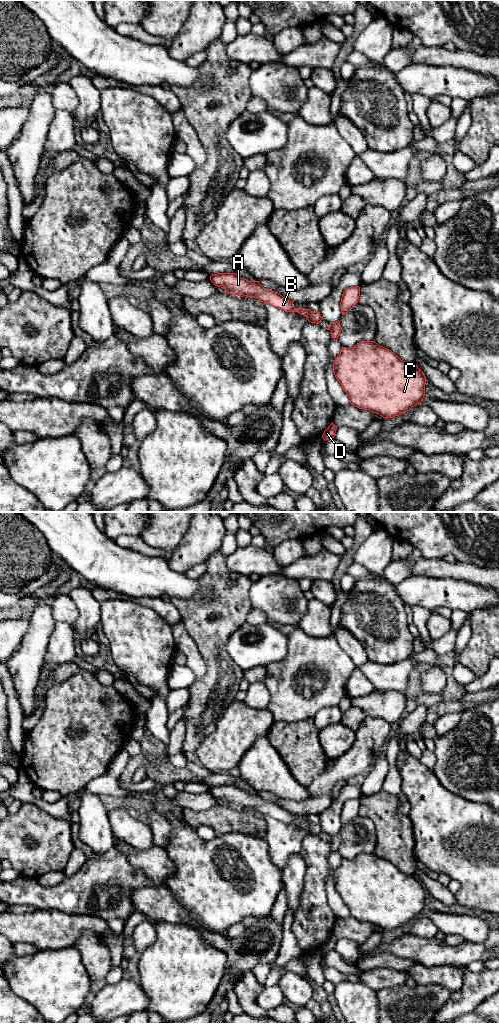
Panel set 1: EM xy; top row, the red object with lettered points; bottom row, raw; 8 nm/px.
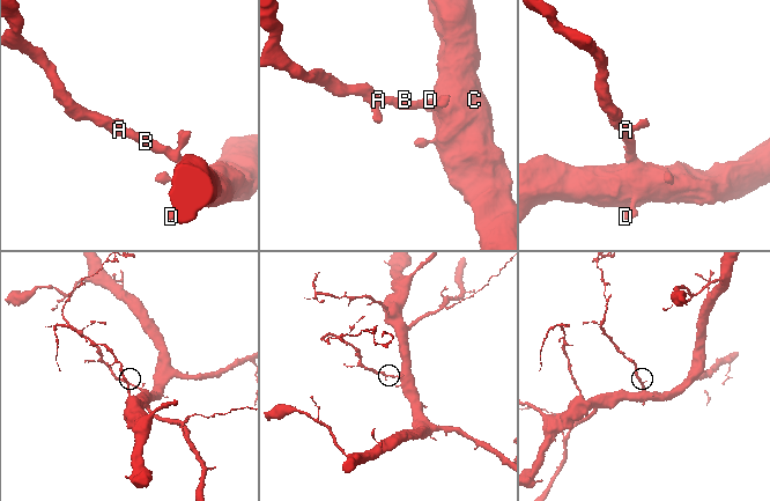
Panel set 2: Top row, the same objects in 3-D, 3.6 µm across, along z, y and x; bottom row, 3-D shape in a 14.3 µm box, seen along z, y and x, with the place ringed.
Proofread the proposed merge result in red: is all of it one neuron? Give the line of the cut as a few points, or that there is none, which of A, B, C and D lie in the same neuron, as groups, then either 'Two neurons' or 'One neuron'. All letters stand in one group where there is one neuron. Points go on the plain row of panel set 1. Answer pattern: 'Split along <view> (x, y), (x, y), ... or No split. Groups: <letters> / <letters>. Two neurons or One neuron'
No split. Groups: A B C D. One neuron

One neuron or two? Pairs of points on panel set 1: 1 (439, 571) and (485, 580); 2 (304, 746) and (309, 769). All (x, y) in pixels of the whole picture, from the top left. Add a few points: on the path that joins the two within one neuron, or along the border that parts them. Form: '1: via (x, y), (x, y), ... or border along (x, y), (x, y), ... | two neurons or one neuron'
1: via (450, 571), (466, 571), (474, 574) | one neuron
2: via (304, 752), (305, 763) | one neuron

